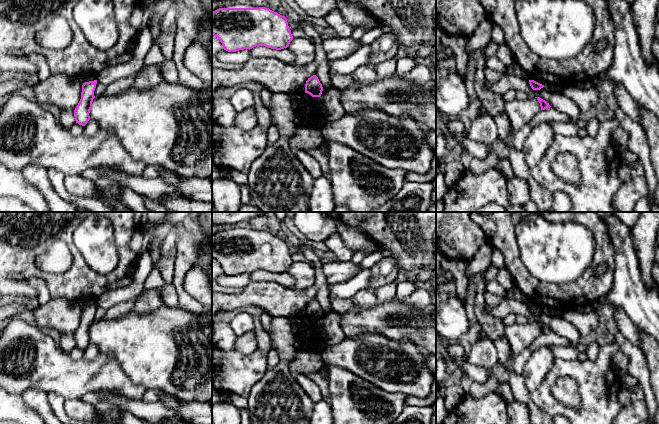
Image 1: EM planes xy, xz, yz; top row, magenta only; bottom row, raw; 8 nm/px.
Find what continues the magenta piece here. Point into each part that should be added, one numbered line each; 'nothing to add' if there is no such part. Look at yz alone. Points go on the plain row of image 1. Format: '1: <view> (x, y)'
nothing to add

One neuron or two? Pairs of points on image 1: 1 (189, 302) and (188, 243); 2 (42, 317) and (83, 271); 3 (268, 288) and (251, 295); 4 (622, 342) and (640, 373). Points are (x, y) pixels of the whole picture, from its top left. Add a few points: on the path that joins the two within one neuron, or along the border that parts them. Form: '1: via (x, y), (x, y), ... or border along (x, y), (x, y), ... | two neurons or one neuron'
1: via (180, 287), (180, 271), (185, 258) | one neuron
2: border along (51, 297), (61, 297), (78, 303) | two neurons
3: via (264, 292), (255, 293) | one neuron
4: via (630, 350), (636, 356), (638, 365) | one neuron

